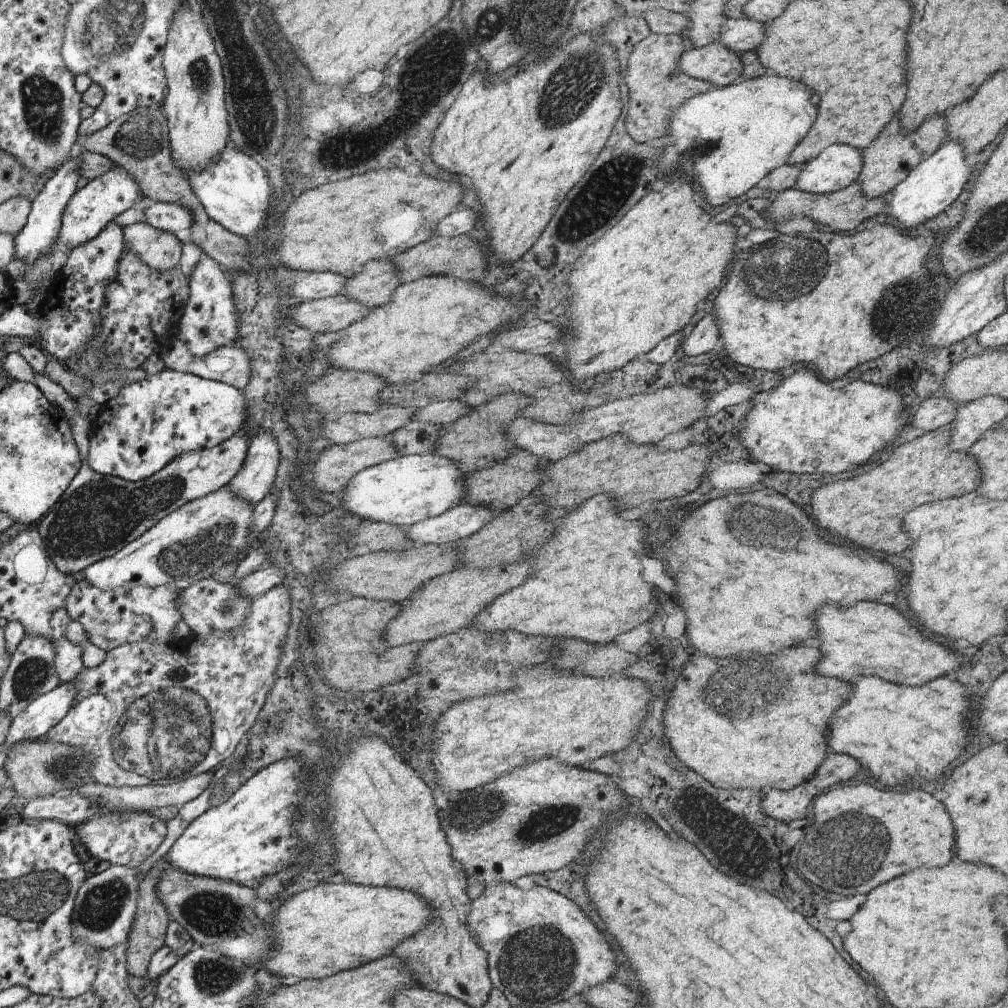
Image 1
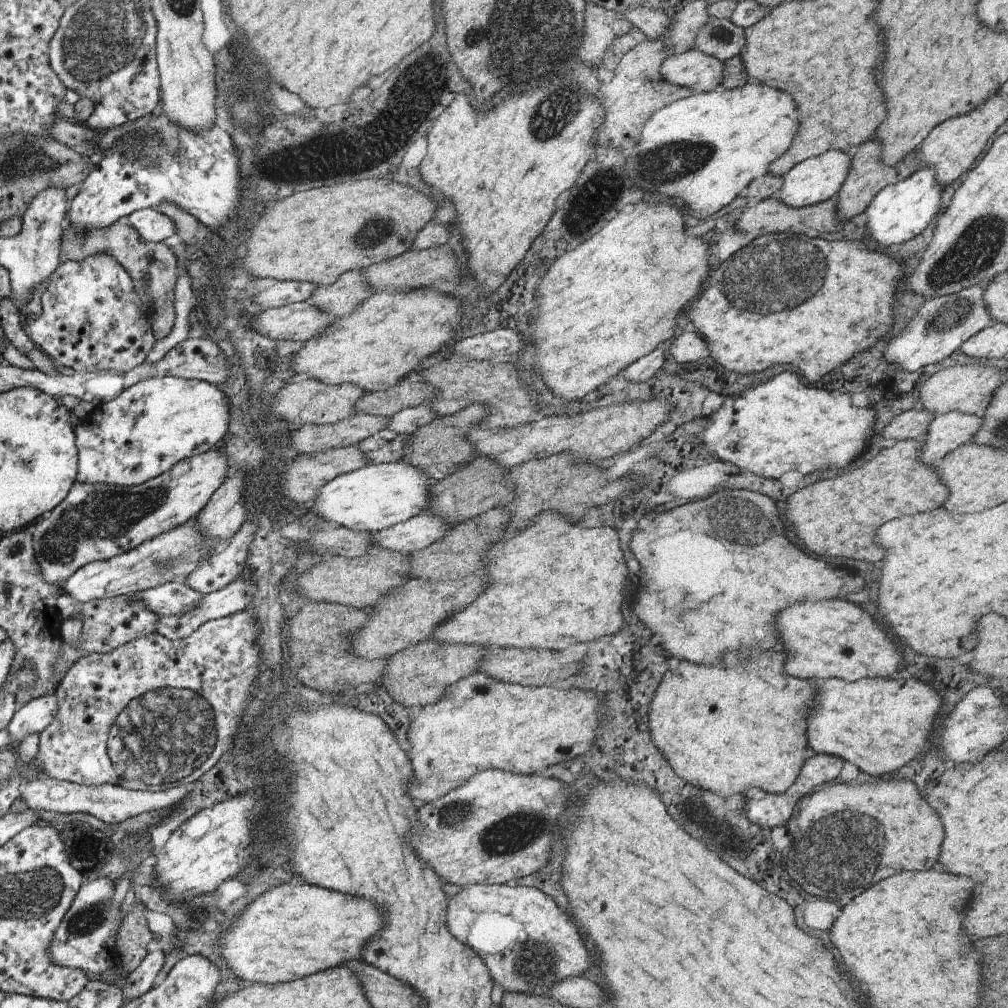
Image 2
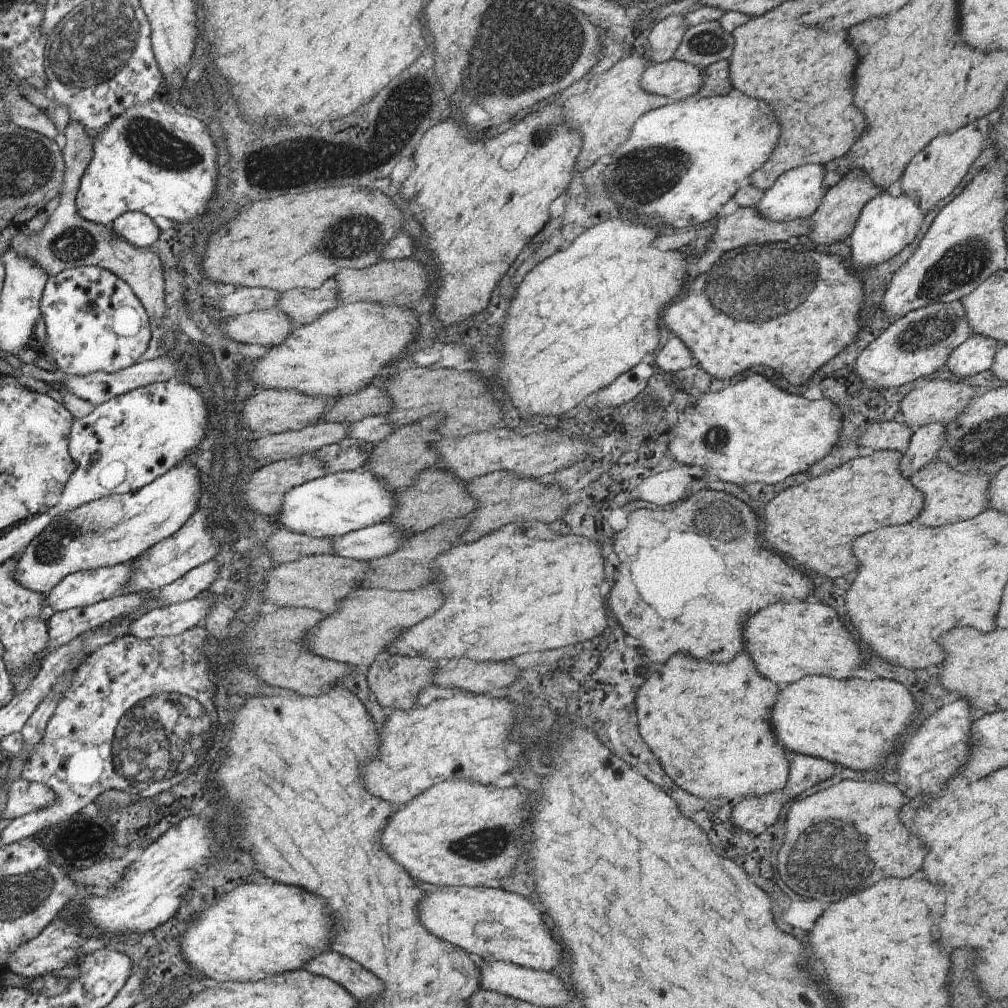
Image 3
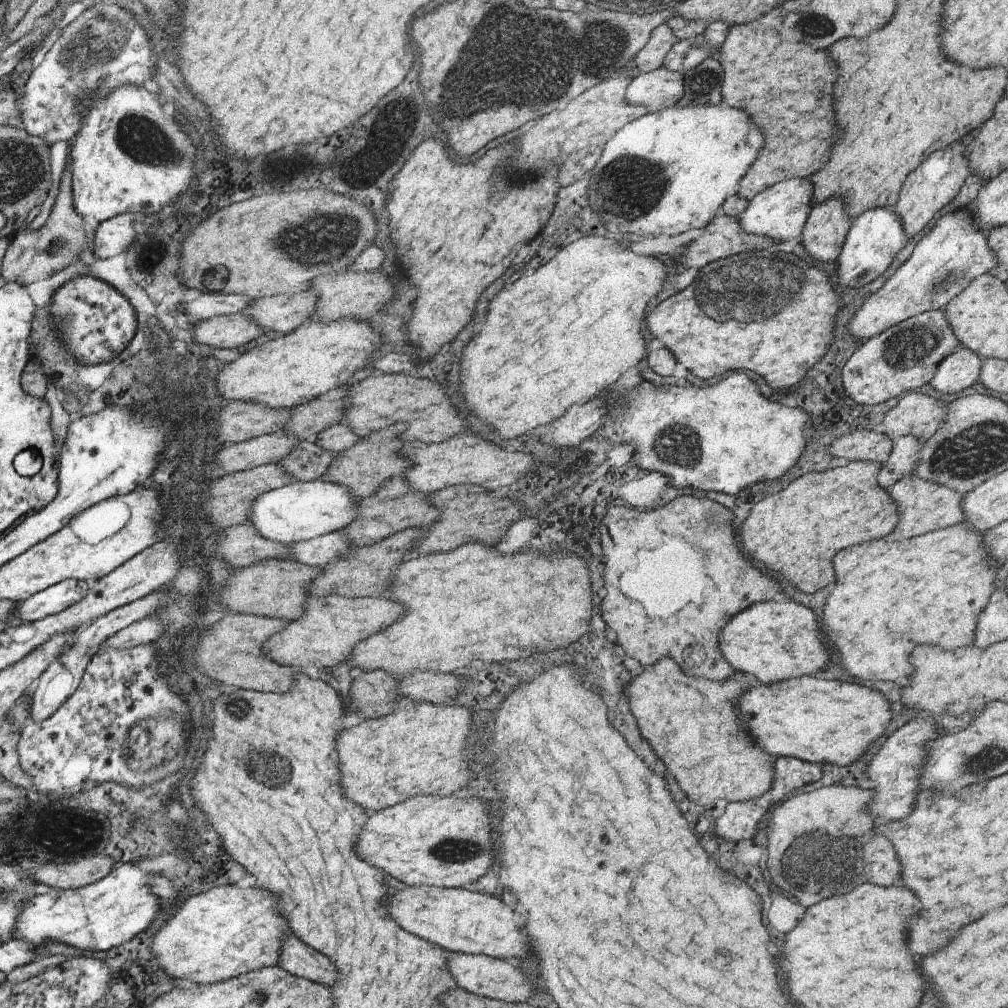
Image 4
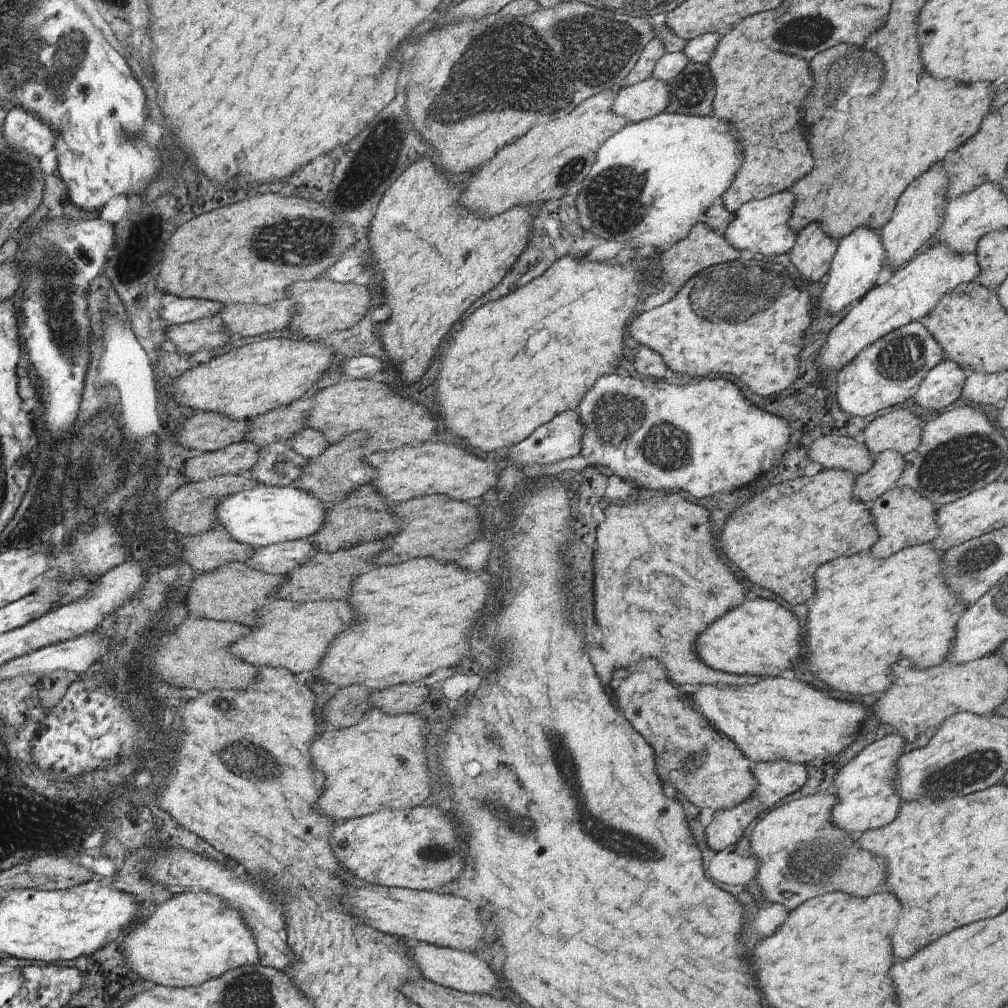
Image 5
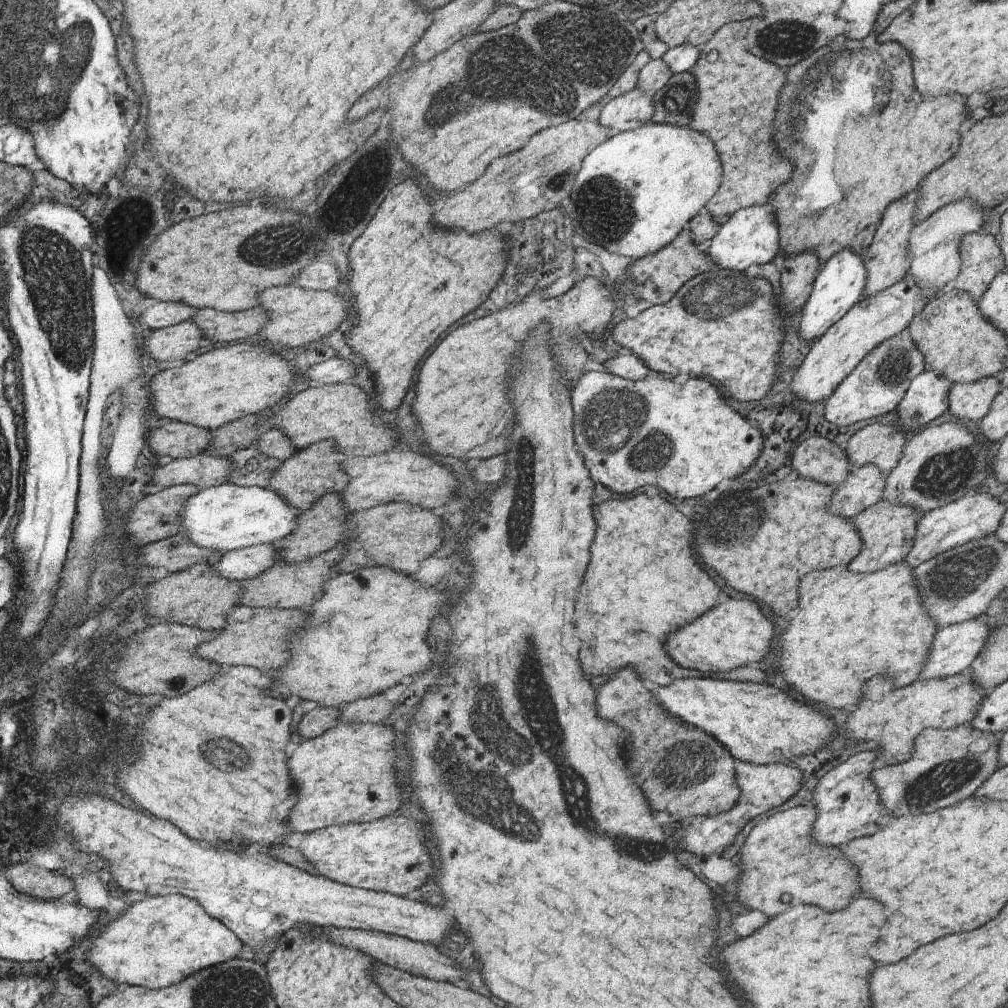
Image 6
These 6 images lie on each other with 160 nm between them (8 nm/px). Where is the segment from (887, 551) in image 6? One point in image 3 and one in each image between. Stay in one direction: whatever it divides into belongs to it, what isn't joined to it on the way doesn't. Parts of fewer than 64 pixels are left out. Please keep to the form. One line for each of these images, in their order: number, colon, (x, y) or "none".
3: (948, 496)
4: (924, 506)
5: (903, 517)

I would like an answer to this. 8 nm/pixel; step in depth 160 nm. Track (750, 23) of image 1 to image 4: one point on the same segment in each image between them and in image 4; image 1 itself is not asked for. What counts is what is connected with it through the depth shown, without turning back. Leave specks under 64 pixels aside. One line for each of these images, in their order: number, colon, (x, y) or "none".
2: (720, 38)
3: (702, 45)
4: (685, 54)

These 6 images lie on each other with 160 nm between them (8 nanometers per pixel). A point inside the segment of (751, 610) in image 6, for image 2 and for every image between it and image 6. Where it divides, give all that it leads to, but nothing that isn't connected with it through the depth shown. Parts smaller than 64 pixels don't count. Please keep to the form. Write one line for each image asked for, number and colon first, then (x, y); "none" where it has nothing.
2: (833, 638)
3: (788, 642)
4: (775, 641)
5: (759, 637)

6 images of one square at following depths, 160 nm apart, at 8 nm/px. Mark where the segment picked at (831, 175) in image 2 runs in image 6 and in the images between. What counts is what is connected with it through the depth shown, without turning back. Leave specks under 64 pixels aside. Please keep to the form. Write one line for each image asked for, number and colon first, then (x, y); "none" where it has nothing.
3: (796, 194)
4: (780, 211)
5: (762, 226)
6: (751, 235)

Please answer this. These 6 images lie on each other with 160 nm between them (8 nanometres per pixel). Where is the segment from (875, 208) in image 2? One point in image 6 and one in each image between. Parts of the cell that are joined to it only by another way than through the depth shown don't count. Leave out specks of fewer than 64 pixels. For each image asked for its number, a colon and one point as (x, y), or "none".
3: (888, 223)
4: (875, 237)
5: (860, 257)
6: (840, 284)

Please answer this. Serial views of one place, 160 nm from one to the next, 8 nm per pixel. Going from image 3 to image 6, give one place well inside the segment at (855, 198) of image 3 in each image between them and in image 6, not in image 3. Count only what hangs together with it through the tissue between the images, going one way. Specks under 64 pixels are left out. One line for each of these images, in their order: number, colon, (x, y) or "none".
4: (824, 232)
5: (813, 250)
6: (799, 271)

